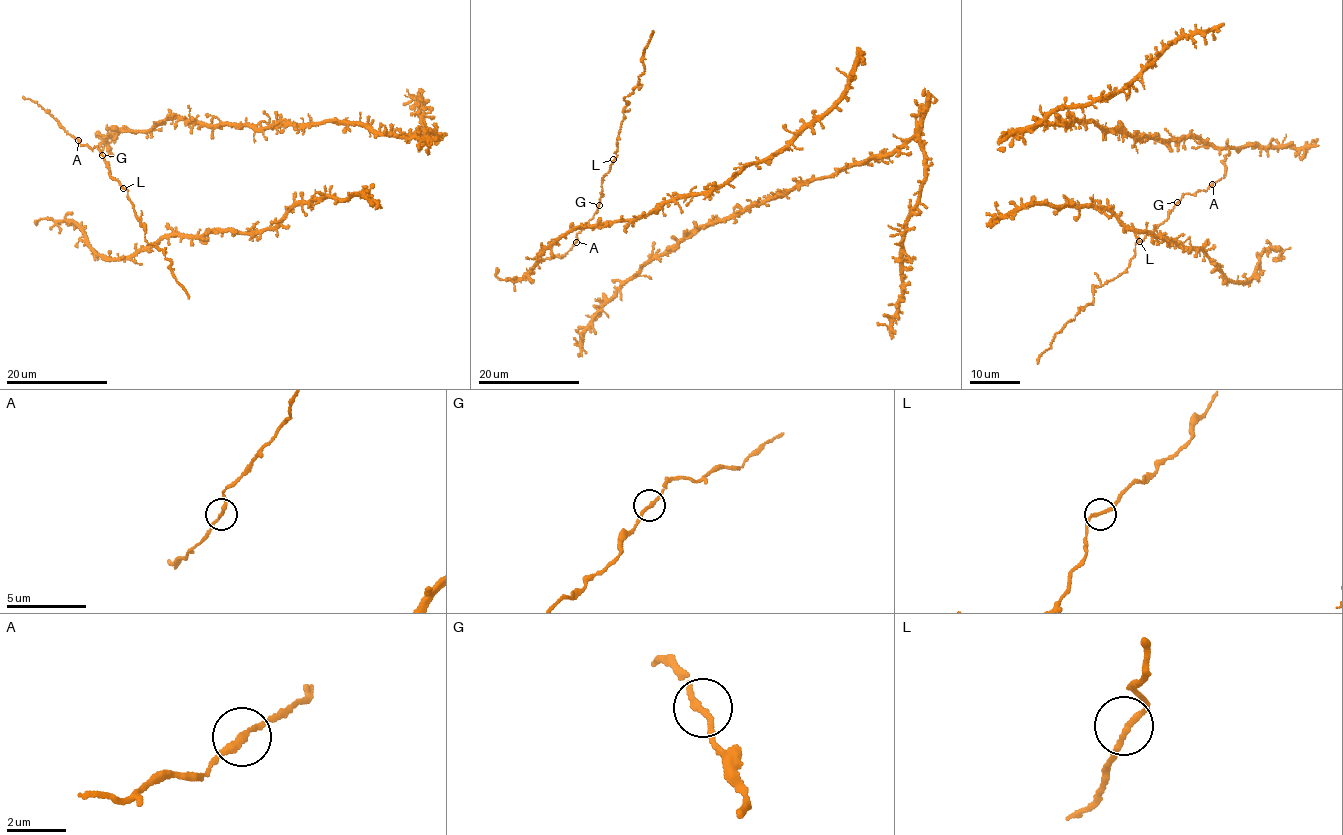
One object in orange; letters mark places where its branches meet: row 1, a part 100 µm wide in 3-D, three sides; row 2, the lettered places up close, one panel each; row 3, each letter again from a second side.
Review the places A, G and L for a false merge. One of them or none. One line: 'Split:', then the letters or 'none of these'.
Split: none of these

